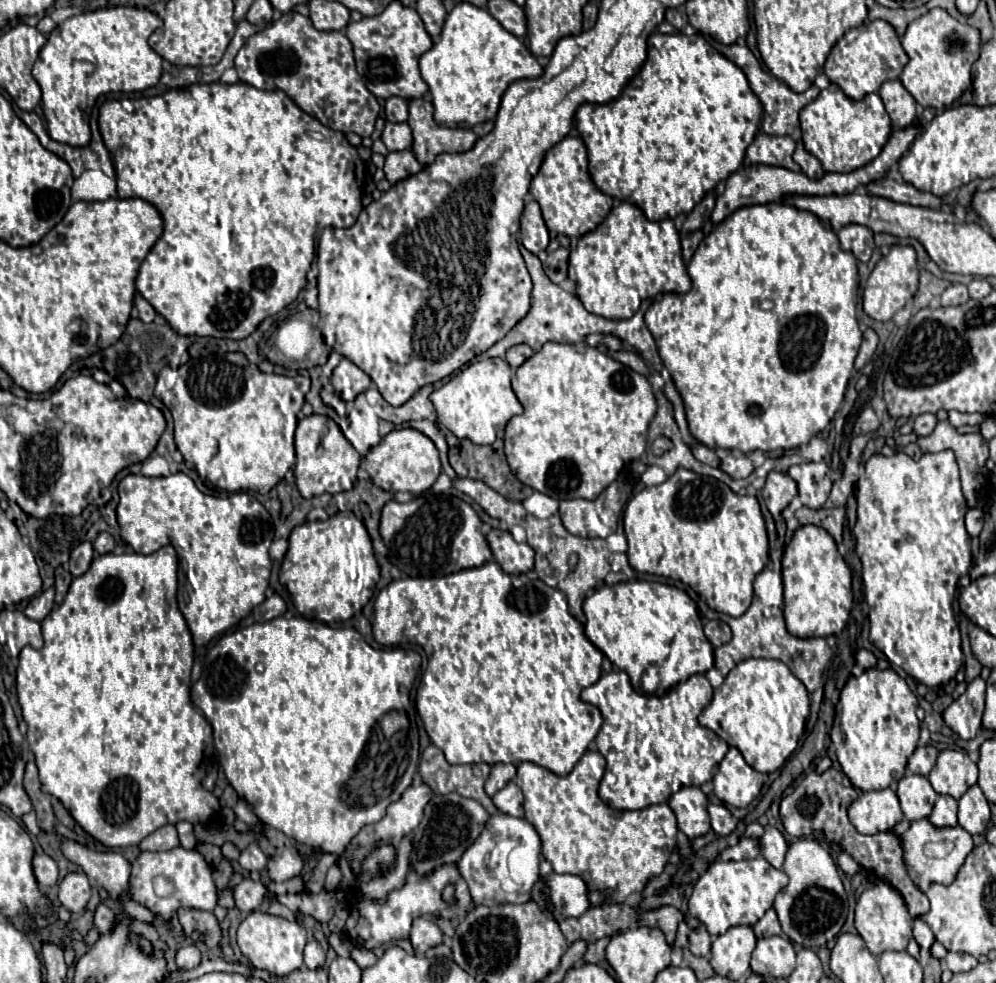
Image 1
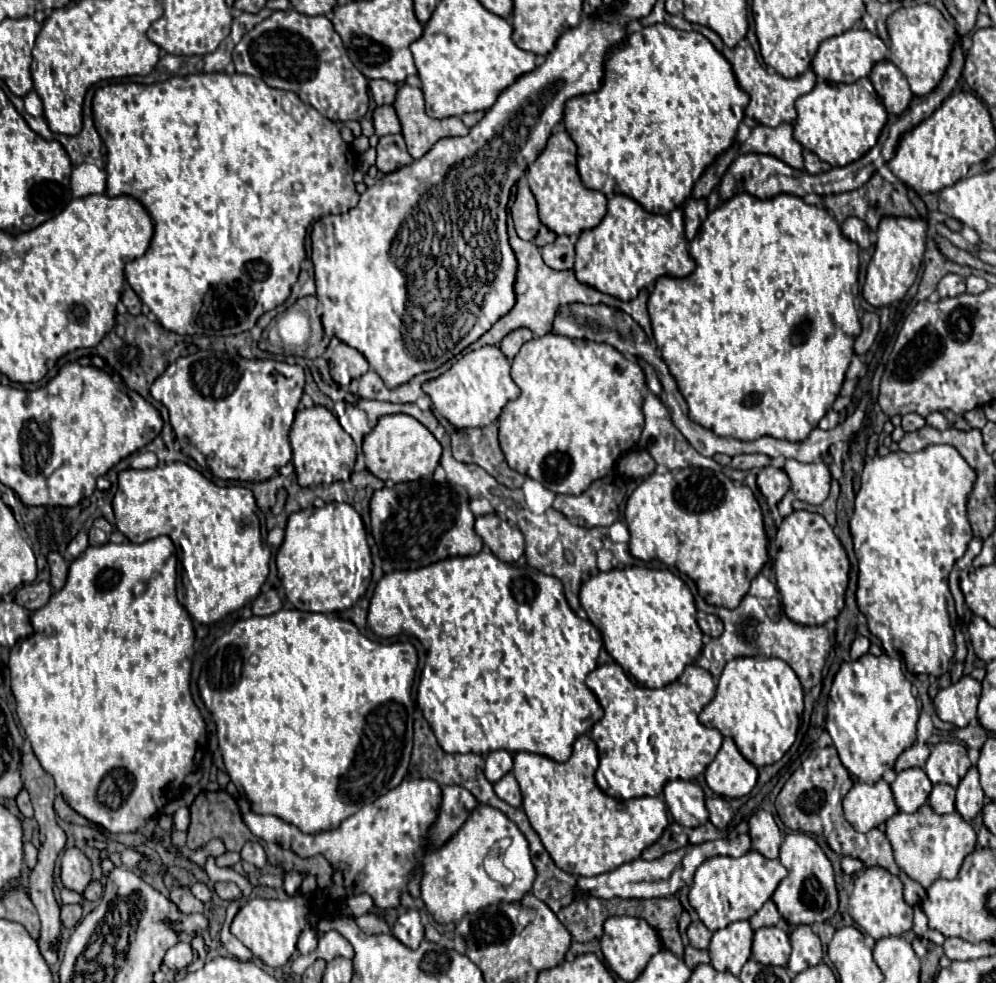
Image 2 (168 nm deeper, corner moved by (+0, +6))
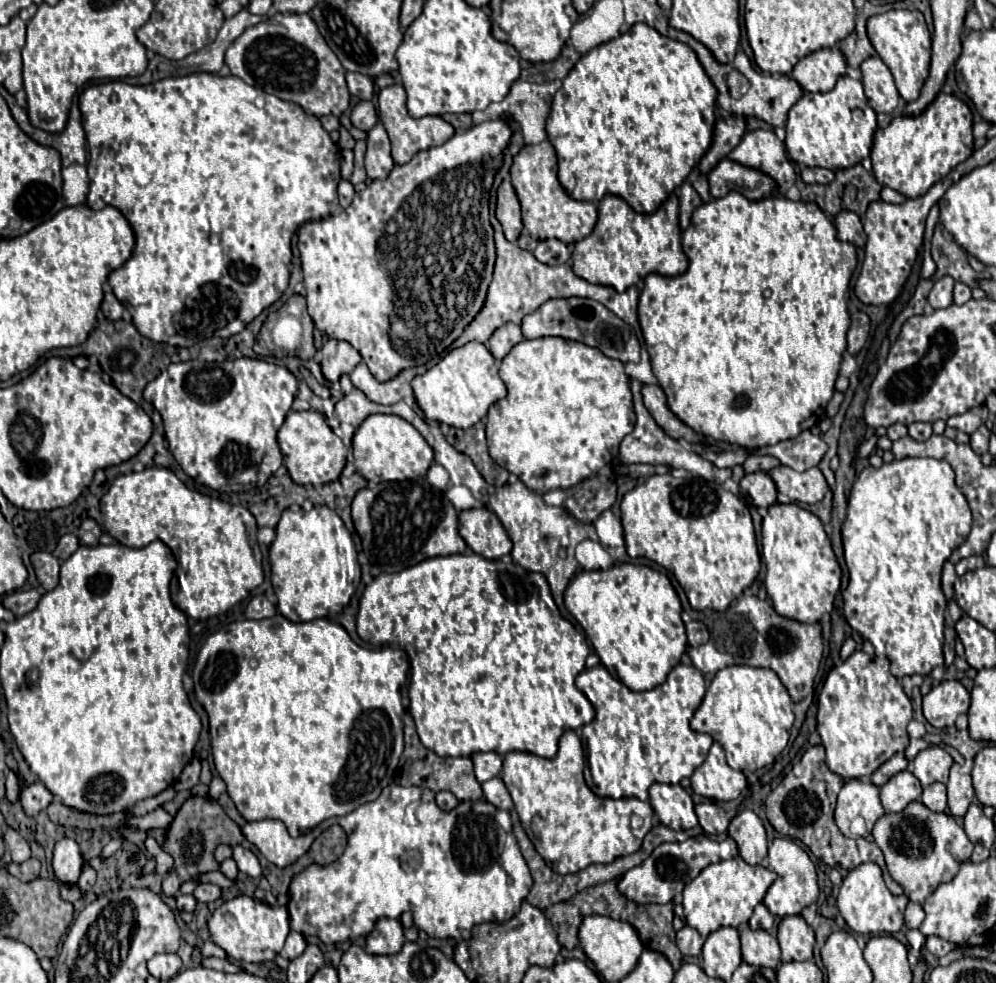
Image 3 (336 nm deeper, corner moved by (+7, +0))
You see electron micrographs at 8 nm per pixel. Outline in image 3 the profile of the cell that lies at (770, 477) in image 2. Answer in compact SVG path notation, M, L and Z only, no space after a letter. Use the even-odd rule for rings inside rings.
M757 471L757 473L747 473L741 481L739 481L739 487L743 493L747 493L753 503L757 507L769 507L777 501L777 489L775 489L775 483L771 481L771 477L763 471Z

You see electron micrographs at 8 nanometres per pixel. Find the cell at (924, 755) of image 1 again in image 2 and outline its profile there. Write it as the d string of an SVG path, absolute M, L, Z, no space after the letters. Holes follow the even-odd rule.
M920 743L912 745L910 749L906 749L906 751L898 757L894 771L896 771L896 773L900 773L900 771L910 769L910 767L922 767L922 765L924 765L924 761L928 759L928 753L930 753L928 745L920 745Z

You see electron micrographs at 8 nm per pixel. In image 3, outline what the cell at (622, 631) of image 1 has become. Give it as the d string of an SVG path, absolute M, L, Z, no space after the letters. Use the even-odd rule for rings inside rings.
M621 563L609 569L577 573L565 589L565 607L583 627L607 671L633 691L649 691L661 685L669 671L681 661L681 655L687 651L687 635L681 621L679 597L669 577L647 565Z

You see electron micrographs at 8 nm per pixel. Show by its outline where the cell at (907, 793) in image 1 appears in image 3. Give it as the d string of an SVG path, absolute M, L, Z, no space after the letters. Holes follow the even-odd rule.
M899 771L881 787L881 803L887 813L903 811L911 801L921 797L921 783L911 771Z

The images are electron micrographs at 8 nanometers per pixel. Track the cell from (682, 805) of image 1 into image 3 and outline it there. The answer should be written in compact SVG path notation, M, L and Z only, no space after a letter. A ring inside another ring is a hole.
M653 783L649 787L649 803L659 821L675 831L687 831L697 825L693 799L681 785Z

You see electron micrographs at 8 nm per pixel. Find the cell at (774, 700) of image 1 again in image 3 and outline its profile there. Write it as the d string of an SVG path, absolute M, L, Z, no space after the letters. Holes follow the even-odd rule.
M731 665L713 677L691 719L691 729L709 733L717 743L721 743L731 769L757 771L771 765L787 747L793 721L795 715L791 711L791 697L771 669Z

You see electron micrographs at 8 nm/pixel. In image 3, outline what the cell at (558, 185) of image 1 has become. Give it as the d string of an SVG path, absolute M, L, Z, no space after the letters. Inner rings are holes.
M549 141L525 145L511 165L511 183L521 203L523 227L535 239L555 237L563 243L577 243L587 237L597 223L597 207L587 201L573 201L557 181L557 155Z

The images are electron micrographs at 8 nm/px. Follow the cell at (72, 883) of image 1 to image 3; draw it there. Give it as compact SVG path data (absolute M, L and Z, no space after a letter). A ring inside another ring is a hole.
M61 839L55 843L55 851L53 851L53 871L55 871L55 877L61 881L61 883L67 883L67 885L75 885L79 875L81 875L81 869L83 869L83 855L79 851L79 845L77 841L73 839Z

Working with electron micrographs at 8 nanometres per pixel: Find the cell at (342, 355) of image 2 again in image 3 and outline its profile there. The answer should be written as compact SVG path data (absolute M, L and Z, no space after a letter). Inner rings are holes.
M329 339L323 349L323 361L321 361L321 369L325 379L329 379L331 383L339 381L339 377L343 373L351 373L355 369L357 363L361 363L361 355L359 351L347 343L347 341L339 341L339 339Z

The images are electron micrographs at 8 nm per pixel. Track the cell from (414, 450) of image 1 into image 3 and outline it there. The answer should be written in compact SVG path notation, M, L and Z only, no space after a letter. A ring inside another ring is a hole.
M369 415L353 435L353 457L355 469L367 481L403 481L419 479L427 473L433 463L433 449L423 435L405 419L397 415Z

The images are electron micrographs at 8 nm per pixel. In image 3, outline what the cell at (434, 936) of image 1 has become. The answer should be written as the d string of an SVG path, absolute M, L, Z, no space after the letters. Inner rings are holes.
M379 919L365 939L365 951L371 955L393 955L405 943L403 927L395 919Z

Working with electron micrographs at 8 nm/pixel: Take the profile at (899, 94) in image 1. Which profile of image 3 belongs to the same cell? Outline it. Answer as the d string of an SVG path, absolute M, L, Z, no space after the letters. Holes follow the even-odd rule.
M873 55L861 63L861 73L869 107L873 107L875 113L893 113L901 97L889 67L877 55Z

